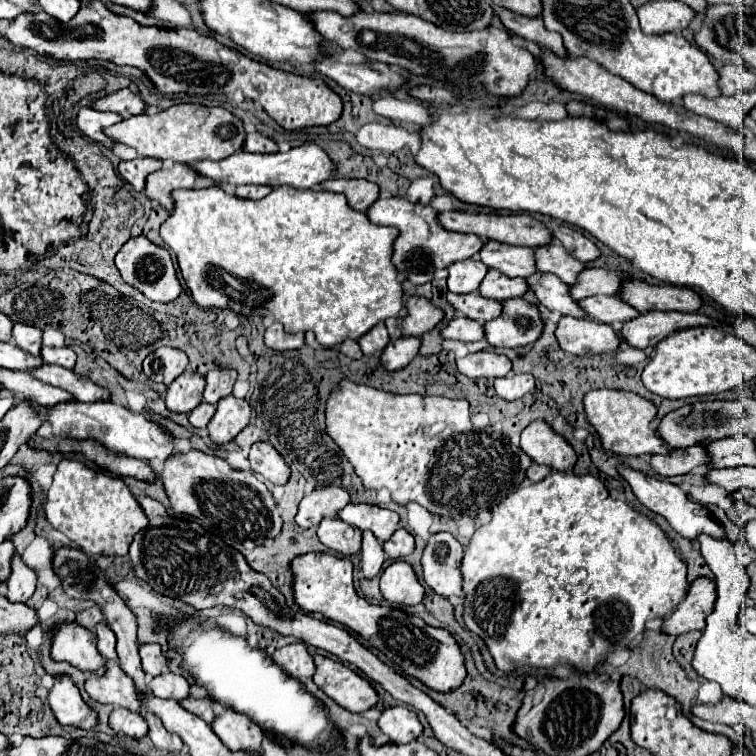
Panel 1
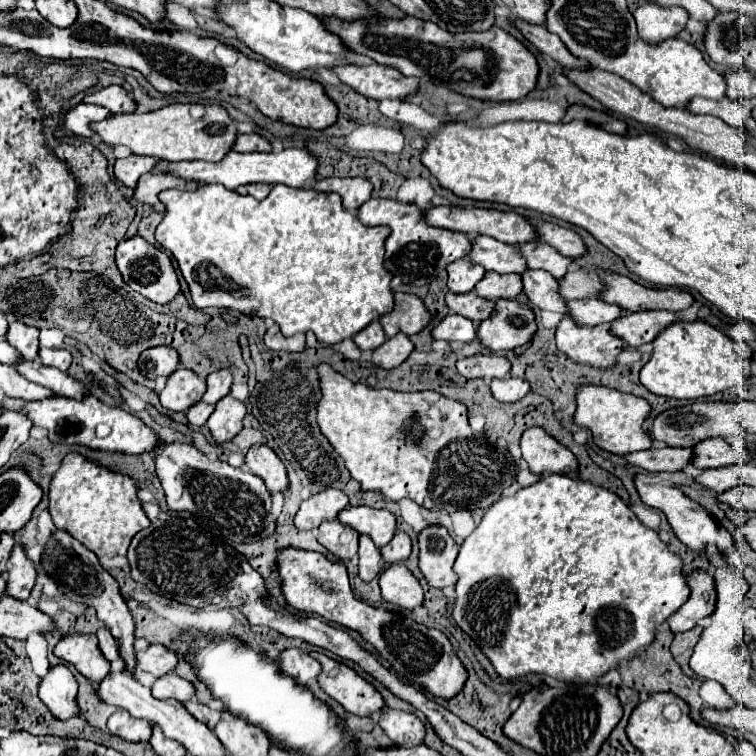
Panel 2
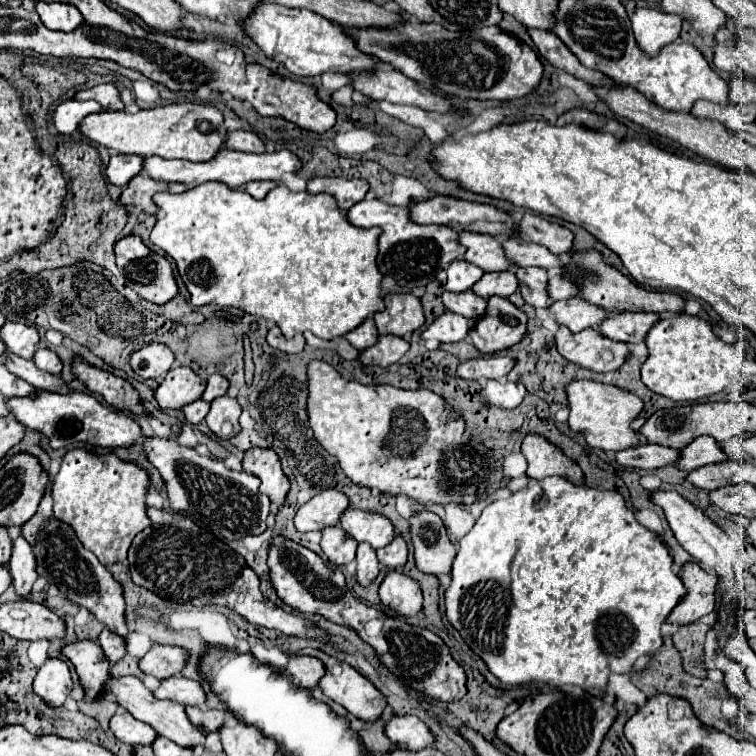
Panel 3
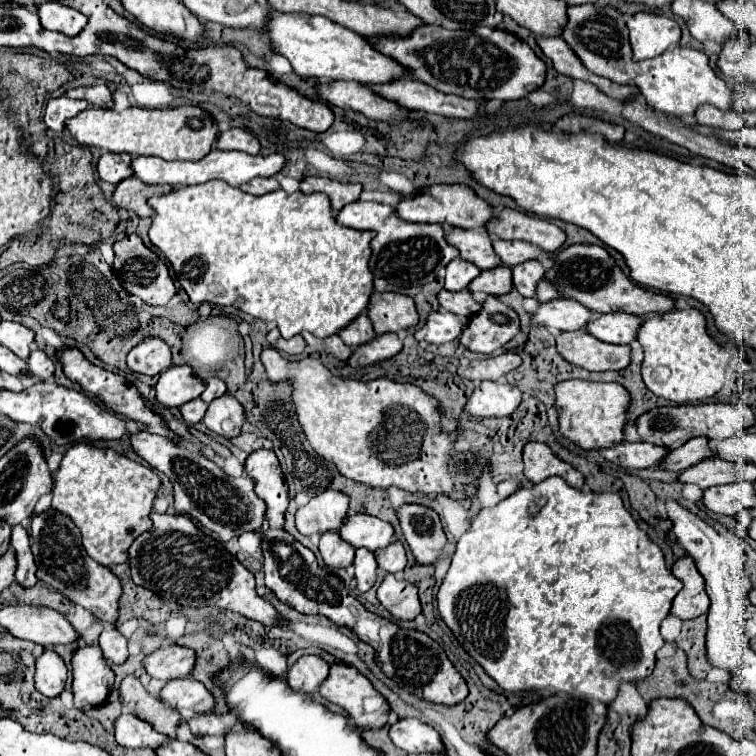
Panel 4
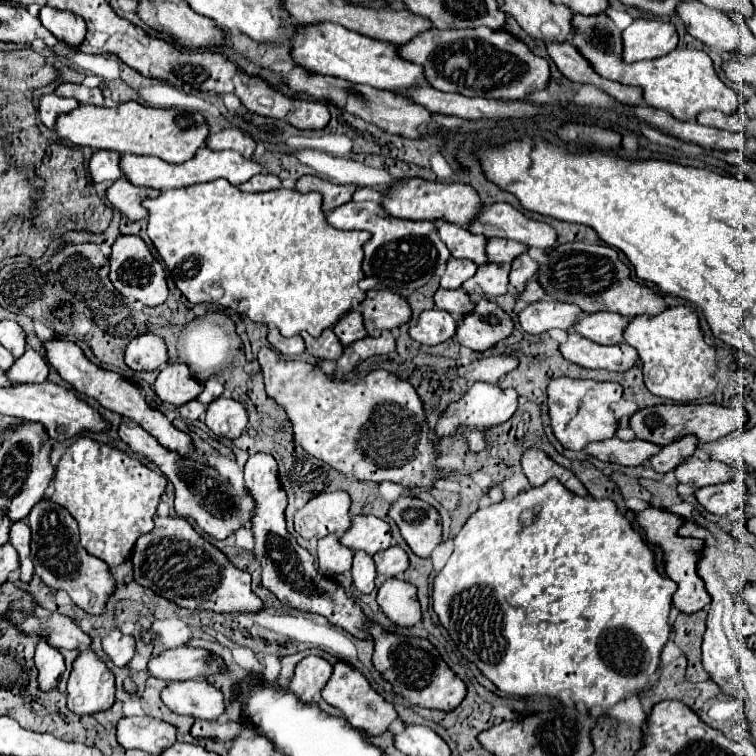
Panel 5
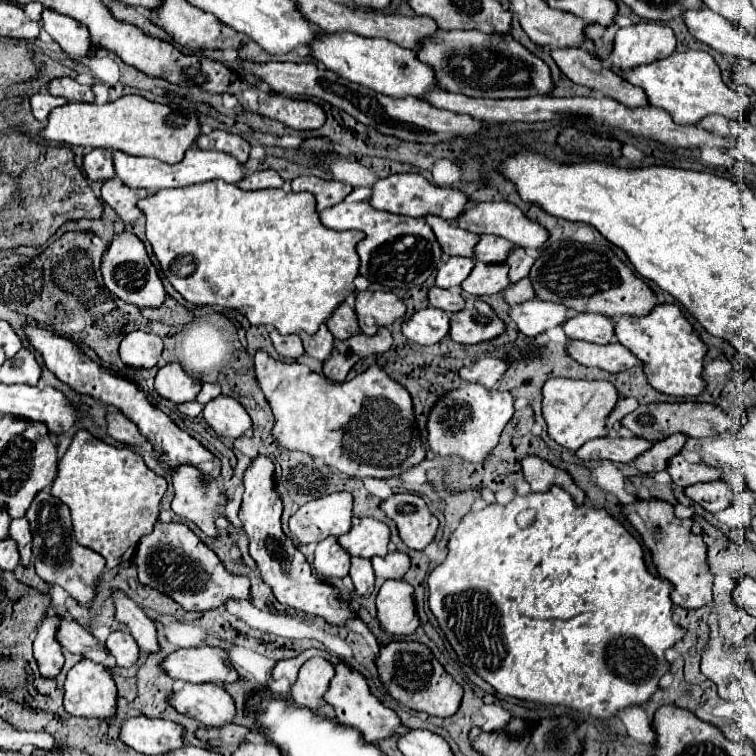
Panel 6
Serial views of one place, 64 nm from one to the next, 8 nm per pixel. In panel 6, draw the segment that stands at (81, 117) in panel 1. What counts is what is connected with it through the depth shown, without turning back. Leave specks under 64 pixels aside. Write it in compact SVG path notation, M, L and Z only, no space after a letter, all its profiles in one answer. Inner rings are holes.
M34 94L32 100L30 100L30 108L32 108L32 114L46 124L46 118L50 114L50 110L54 110L56 106L64 106L68 104L66 98L56 98L52 94Z

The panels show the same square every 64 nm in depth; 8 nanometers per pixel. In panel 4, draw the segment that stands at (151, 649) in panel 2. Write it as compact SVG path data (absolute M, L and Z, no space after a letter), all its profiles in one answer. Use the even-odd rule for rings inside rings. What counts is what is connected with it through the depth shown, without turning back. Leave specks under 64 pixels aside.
M178 644L158 648L144 660L144 670L152 678L158 678L164 682L190 676L192 668L194 668L194 650Z

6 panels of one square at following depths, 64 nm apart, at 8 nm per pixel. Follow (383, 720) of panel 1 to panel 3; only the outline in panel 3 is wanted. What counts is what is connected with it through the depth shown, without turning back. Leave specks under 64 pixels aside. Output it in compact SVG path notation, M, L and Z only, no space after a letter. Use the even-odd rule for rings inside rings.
M392 716L386 722L386 736L404 750L422 750L434 742L428 726L418 716Z

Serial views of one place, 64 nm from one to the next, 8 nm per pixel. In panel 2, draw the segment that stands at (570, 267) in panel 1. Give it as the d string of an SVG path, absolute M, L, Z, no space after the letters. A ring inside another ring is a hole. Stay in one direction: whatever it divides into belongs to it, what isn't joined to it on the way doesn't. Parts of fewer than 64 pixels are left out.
M528 242L520 244L518 248L522 250L522 256L528 260L528 268L548 270L554 278L564 278L568 266L574 262L572 258L566 258L558 250L554 250L554 246L542 242Z

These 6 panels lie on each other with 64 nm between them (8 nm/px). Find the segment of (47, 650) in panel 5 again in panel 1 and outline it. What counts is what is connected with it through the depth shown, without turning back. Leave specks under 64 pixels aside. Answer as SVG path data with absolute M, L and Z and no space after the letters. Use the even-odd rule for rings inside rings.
M68 676L54 678L54 688L48 694L50 708L60 724L92 730L98 724L98 714L82 700L78 688Z

